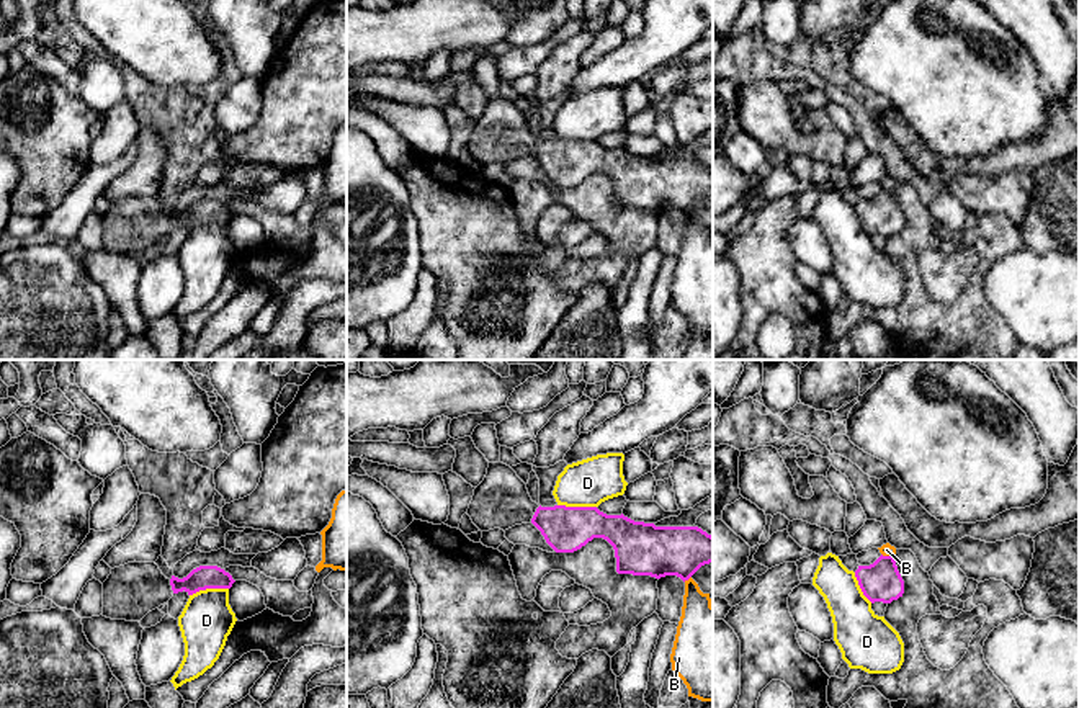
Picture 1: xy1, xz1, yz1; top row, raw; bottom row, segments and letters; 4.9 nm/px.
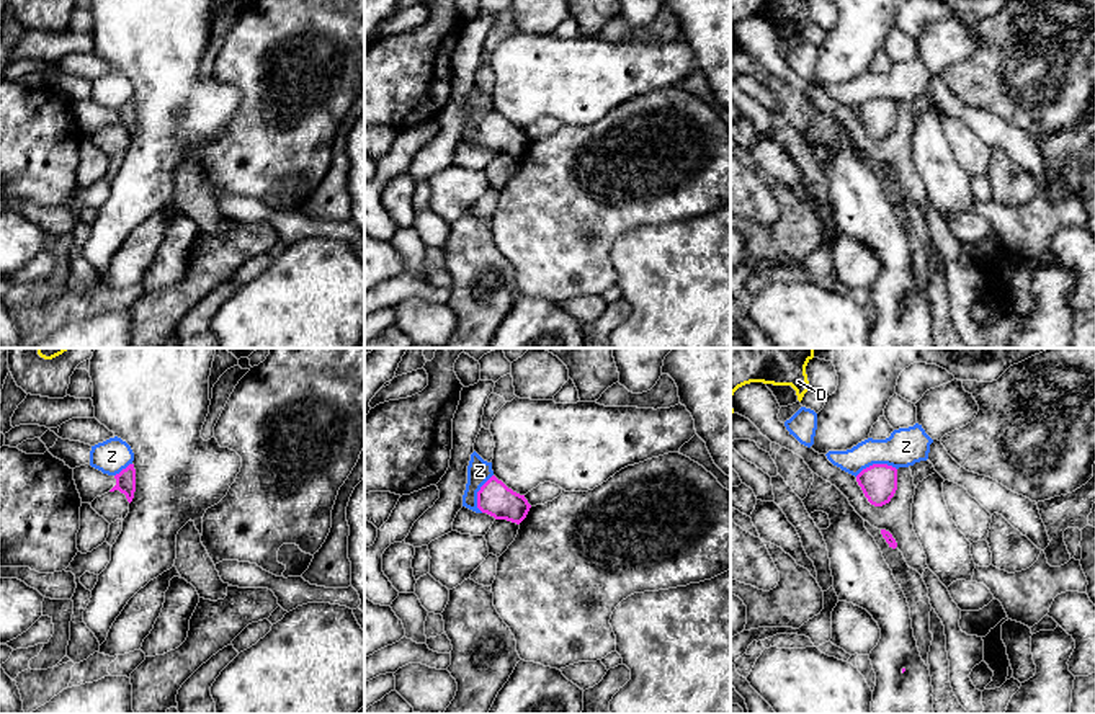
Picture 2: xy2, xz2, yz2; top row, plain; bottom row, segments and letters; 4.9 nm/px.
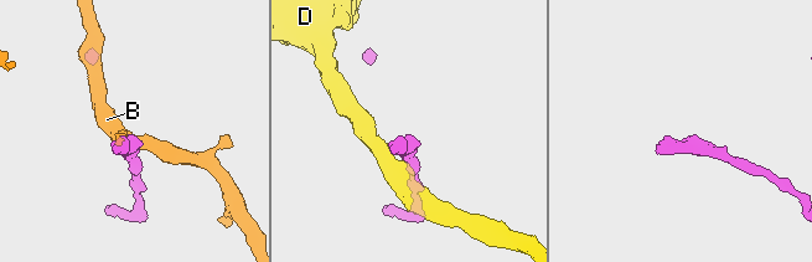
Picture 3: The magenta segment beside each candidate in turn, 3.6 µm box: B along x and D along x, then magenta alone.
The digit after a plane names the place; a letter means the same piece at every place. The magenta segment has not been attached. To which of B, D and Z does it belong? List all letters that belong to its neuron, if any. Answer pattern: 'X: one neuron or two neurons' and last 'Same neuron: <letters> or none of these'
B: two neurons
D: two neurons
Z: two neurons
Same neuron: none of these

